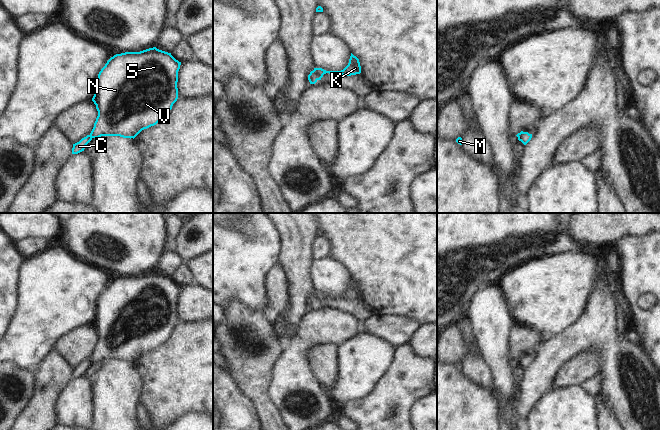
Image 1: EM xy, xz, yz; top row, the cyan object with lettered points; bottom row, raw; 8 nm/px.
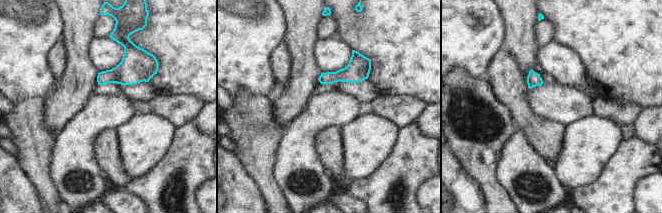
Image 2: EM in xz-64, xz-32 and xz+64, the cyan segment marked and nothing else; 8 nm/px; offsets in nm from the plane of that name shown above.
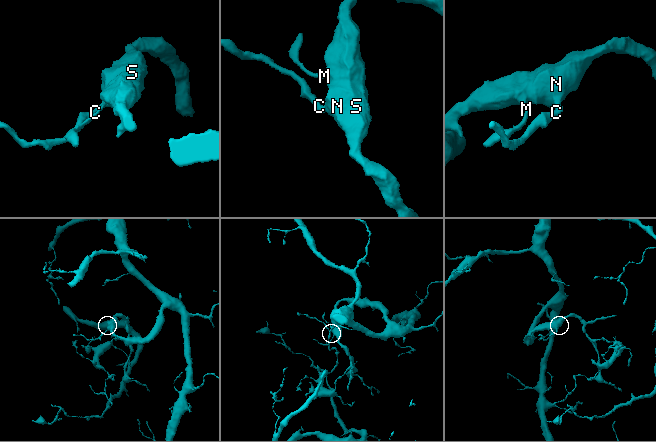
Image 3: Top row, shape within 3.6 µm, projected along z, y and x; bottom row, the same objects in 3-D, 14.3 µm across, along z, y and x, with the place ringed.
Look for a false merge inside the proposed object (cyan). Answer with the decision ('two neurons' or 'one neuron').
two neurons

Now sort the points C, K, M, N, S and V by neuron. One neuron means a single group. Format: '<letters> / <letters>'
C / K M N S V

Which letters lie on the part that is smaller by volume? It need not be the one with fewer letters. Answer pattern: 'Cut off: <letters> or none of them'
Cut off: C

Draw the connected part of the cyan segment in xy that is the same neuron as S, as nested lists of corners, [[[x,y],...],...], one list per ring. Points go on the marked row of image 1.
[[[156,47],[111,57],[98,74],[92,98],[98,116],[90,133],[91,138],[120,136],[134,139],[142,130],[164,119],[178,99],[180,65],[181,62],[171,53]]]

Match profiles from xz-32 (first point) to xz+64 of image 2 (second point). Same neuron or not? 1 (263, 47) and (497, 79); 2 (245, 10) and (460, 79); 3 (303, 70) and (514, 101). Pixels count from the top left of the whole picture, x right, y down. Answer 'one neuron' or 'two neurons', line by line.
1: two neurons
2: two neurons
3: two neurons

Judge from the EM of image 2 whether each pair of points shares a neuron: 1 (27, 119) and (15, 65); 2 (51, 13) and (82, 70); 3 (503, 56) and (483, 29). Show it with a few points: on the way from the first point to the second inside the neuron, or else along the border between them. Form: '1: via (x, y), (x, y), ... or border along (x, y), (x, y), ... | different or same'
1: border along (44, 98), (27, 98), (13, 103) | different
2: border along (59, 10), (62, 20), (62, 35) | different
3: border along (503, 46), (491, 59), (488, 72) | different

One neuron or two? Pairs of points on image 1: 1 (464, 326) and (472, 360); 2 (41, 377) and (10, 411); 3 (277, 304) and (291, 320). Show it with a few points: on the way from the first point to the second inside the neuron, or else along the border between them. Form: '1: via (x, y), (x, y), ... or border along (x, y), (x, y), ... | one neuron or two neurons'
1: via (468, 334), (472, 352) | one neuron
2: border along (33, 372), (34, 390), (32, 398), (25, 407) | two neurons
3: border along (288, 288), (288, 306), (277, 316) | two neurons

